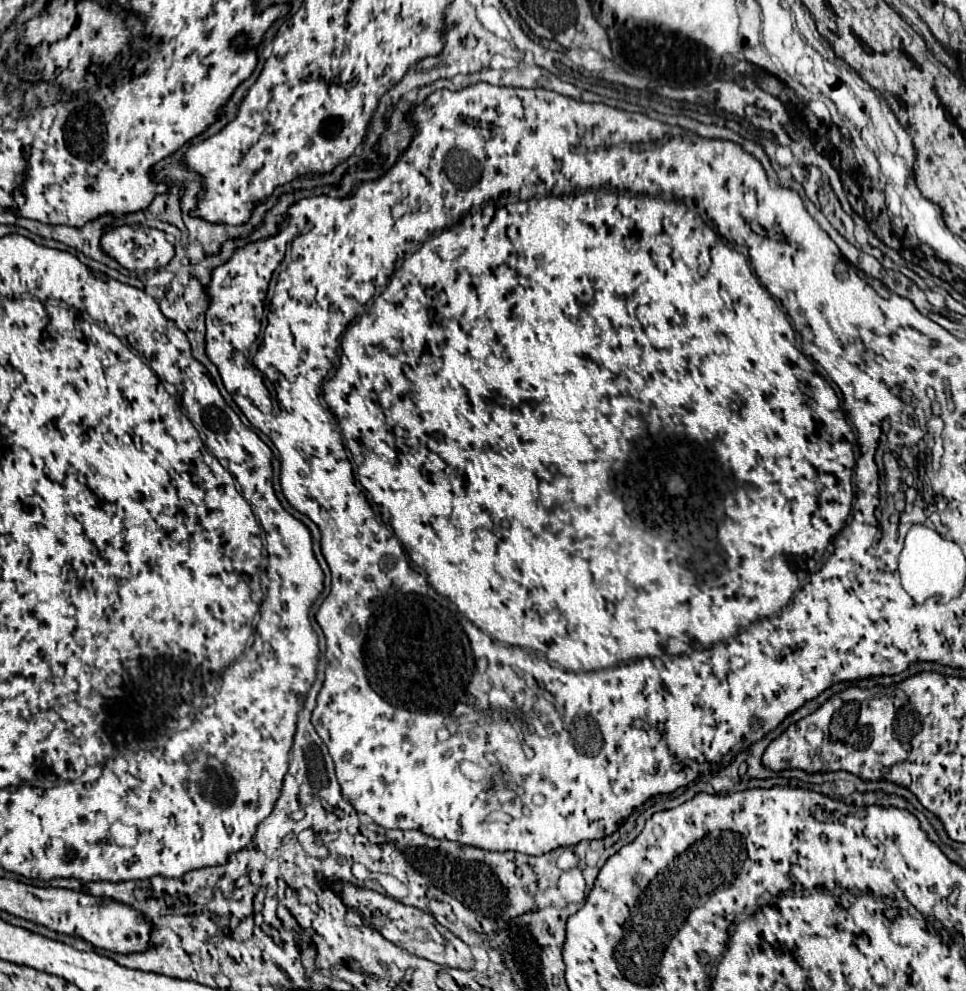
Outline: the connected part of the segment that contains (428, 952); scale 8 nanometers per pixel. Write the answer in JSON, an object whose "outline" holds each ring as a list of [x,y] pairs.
{"outline":[[[335,881],[335,883],[331,883],[331,889],[341,897],[341,901],[351,911],[361,915],[361,919],[365,921],[365,927],[379,931],[385,939],[393,941],[397,947],[401,947],[401,949],[405,949],[417,957],[425,957],[425,959],[439,963],[439,965],[473,969],[475,961],[471,957],[469,947],[459,937],[455,937],[449,929],[439,925],[431,913],[425,913],[417,907],[403,905],[403,903],[399,903],[387,895],[381,895],[381,893],[365,889],[365,887],[357,887],[357,885],[347,883],[347,881]]]}

